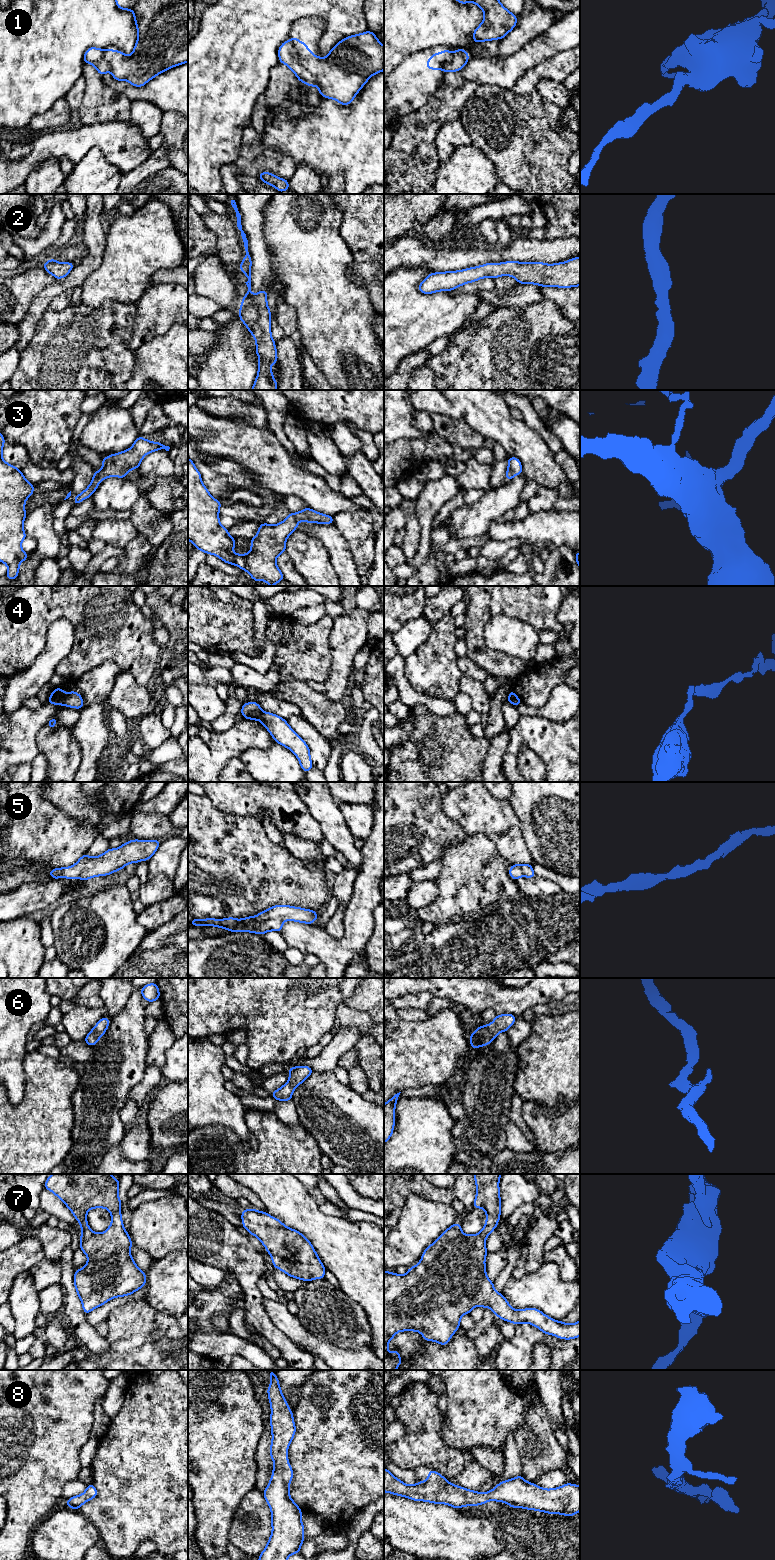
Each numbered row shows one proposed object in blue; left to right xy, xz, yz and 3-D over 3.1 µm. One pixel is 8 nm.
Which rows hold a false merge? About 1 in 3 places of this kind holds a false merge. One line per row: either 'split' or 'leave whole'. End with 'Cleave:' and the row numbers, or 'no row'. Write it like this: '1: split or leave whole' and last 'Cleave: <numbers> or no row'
1: split
2: leave whole
3: leave whole
4: split
5: leave whole
6: leave whole
7: leave whole
8: leave whole
Cleave: 1, 4

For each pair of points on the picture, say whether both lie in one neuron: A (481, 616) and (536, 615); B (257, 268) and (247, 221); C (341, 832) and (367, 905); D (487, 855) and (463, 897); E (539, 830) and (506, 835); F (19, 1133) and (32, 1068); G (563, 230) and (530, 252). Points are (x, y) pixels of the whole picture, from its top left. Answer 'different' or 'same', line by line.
A: same
B: same
C: different
D: same
E: different
F: same
G: different

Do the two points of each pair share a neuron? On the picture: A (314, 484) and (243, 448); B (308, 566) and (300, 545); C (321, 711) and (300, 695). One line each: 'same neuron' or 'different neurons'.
A: same neuron
B: same neuron
C: same neuron

